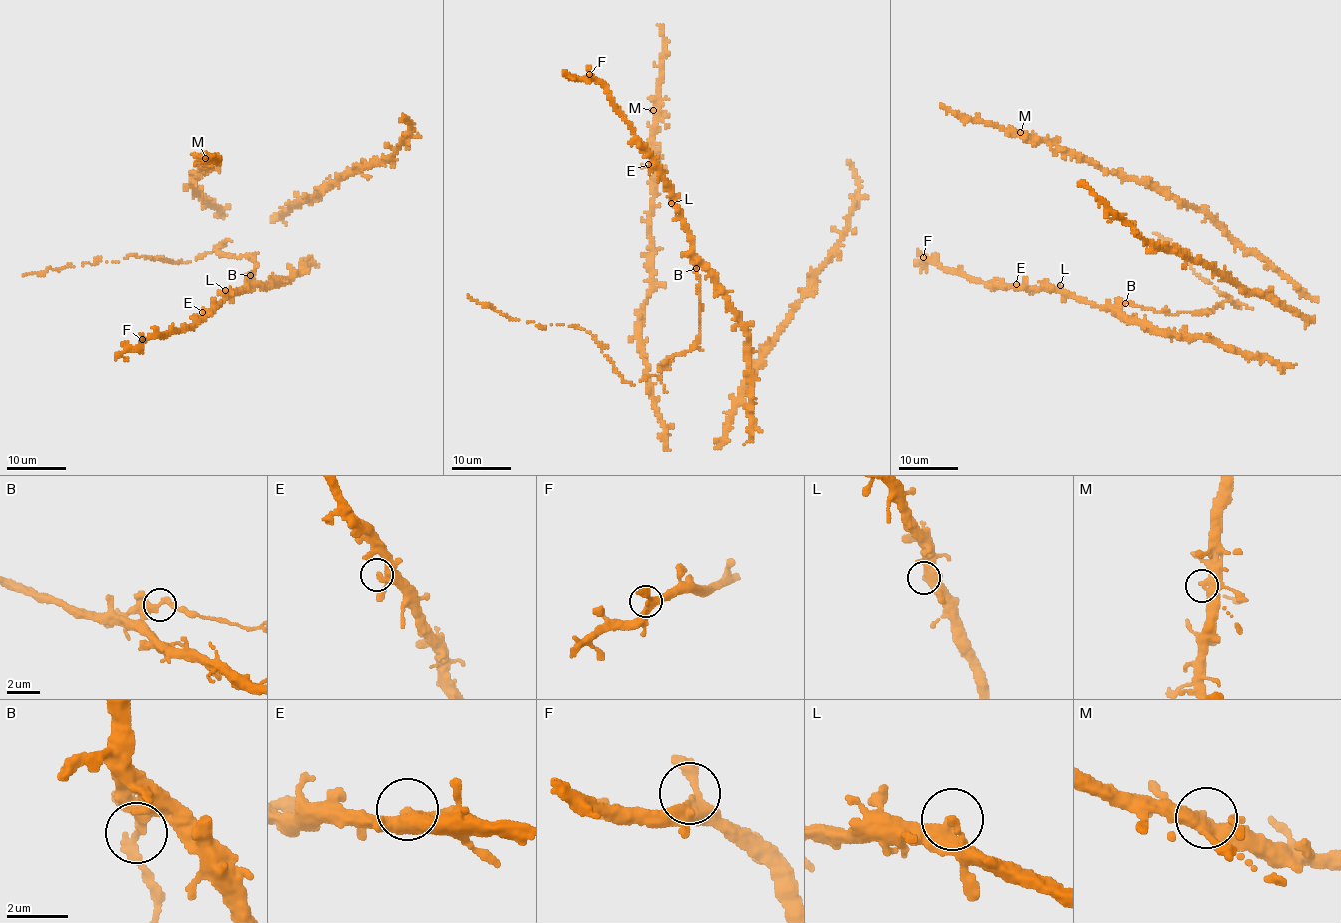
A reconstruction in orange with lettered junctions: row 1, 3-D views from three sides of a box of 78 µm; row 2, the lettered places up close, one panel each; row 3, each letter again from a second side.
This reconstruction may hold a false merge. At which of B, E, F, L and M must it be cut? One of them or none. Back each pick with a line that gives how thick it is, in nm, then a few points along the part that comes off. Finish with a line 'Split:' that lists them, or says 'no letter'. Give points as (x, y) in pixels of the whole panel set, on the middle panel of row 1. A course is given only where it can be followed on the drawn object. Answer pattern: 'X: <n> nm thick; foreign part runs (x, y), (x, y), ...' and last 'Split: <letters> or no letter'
B: 360 nm thick; foreign part runs (696, 267), (700, 338), (633, 384), (623, 380), (593, 336), (580, 328), (509, 319), (467, 296)
Split: B

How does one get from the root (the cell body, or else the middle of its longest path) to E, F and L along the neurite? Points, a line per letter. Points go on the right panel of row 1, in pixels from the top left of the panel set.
E: (1120, 310), (1092, 306), (1057, 290), (1016, 284)
F: (1120, 310), (1092, 306), (1057, 290), (986, 285), (945, 271), (936, 262), (923, 257)
L: (1120, 310), (1098, 308), (1070, 297), (1060, 285)

